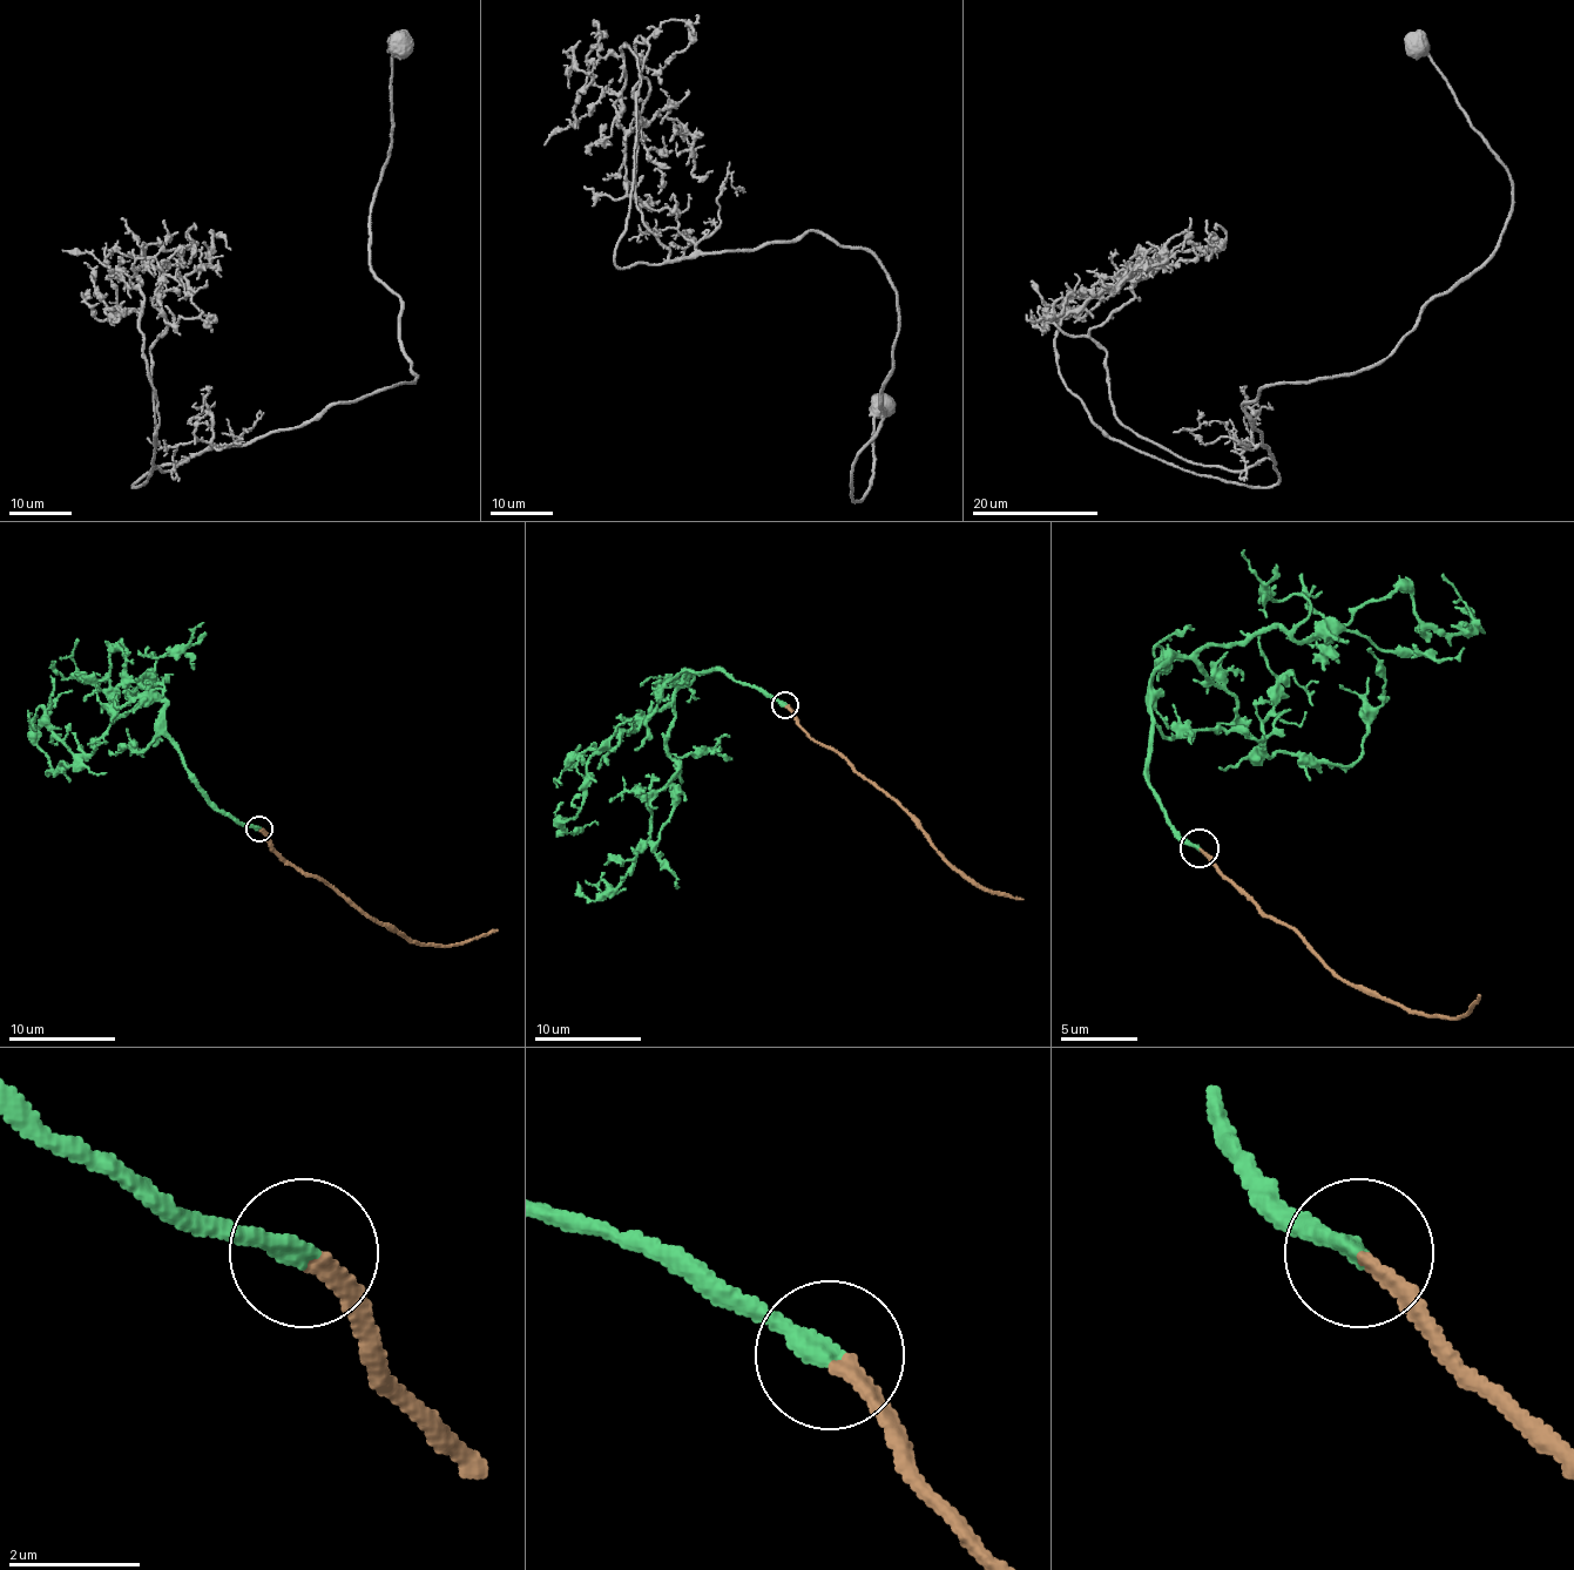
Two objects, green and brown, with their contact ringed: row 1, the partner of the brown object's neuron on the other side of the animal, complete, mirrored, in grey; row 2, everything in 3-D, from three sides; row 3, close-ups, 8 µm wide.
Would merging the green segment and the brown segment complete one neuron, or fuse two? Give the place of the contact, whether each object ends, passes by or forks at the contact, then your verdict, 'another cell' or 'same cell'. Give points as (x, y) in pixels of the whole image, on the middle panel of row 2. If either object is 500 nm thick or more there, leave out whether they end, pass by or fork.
(785, 705) | green ends | brown ends | same cell

